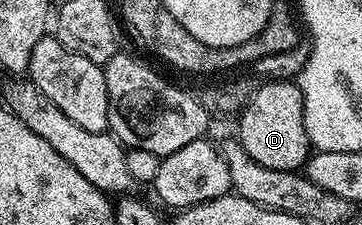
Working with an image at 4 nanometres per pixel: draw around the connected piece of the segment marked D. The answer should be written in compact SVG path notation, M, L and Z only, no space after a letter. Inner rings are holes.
M267 82L256 89L243 113L238 115L239 134L237 141L265 168L298 171L306 163L313 147L307 140L303 119L303 93L291 82Z

